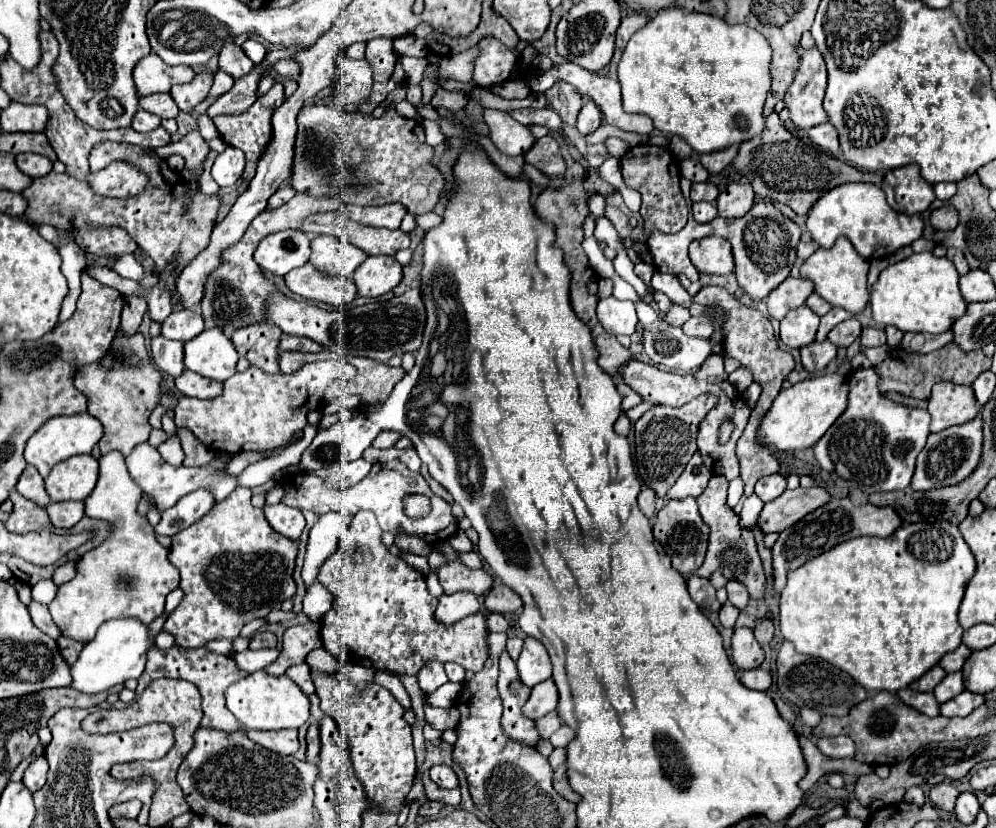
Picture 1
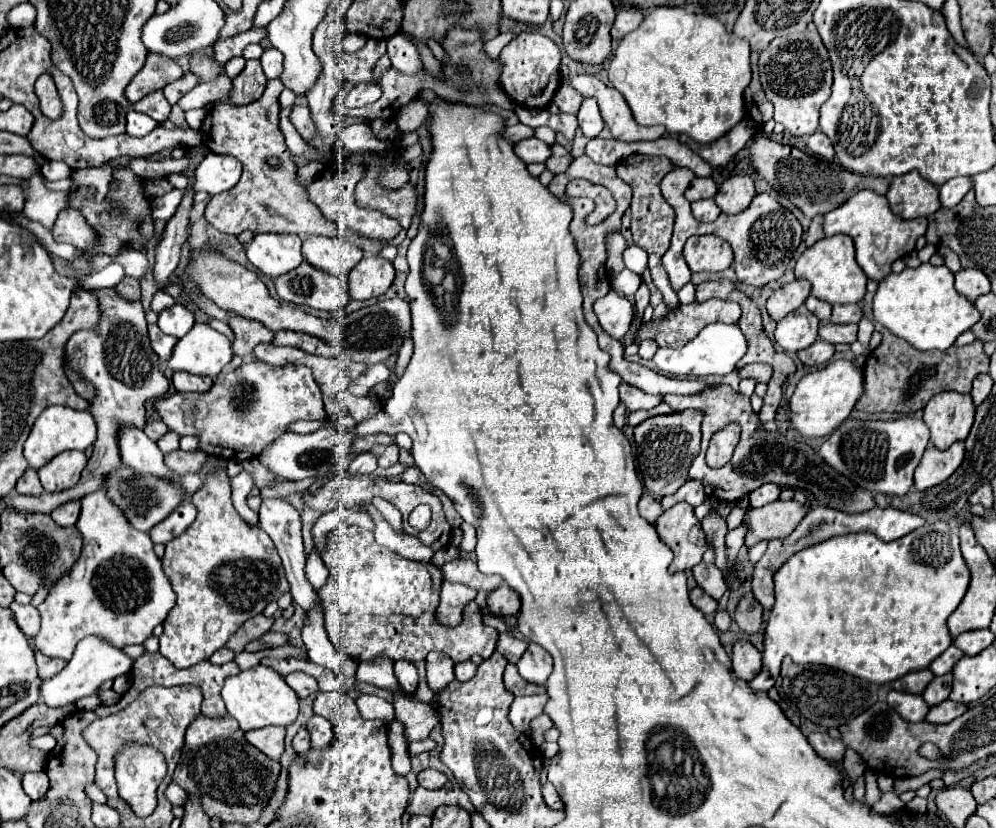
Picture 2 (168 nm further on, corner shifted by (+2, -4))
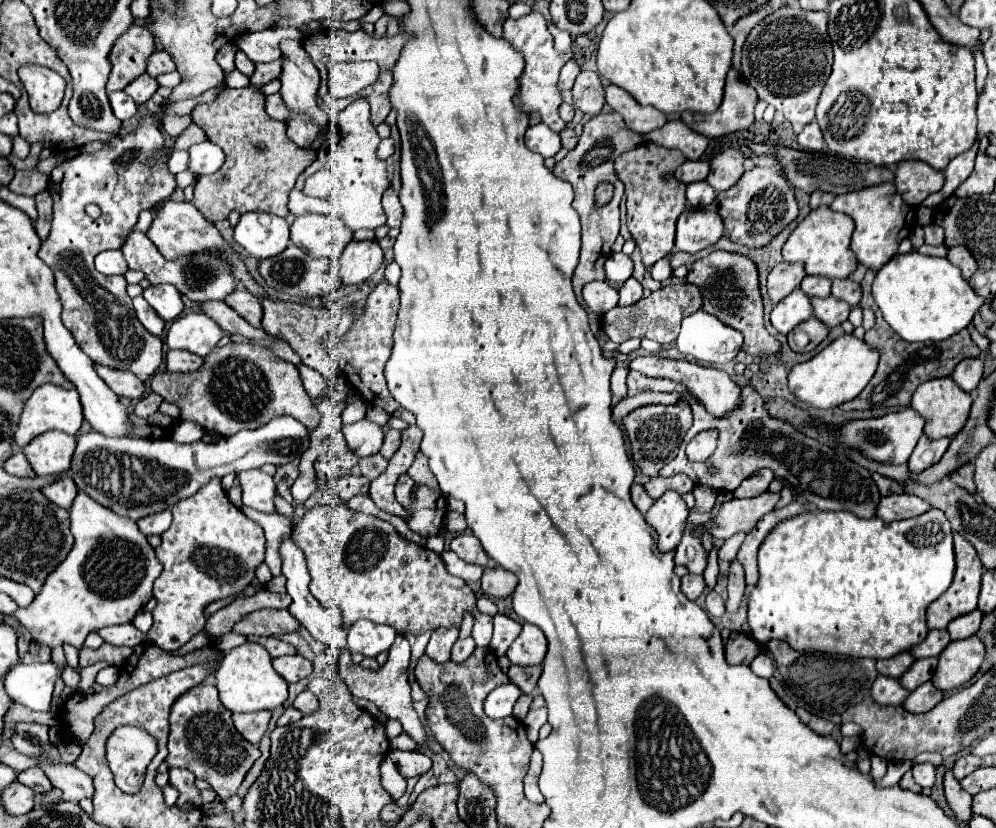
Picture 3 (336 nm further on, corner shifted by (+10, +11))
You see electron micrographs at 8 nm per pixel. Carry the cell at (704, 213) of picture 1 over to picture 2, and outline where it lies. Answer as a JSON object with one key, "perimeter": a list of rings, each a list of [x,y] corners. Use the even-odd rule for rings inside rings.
{"perimeter":[[[703,199],[703,201],[695,201],[691,203],[693,215],[697,221],[715,221],[721,213],[721,209],[715,205],[715,199]]]}

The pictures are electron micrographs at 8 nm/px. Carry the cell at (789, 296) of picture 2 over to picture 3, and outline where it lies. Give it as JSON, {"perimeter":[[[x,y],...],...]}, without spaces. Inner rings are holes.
{"perimeter":[[[789,262],[777,264],[767,276],[767,292],[771,302],[777,304],[779,300],[783,300],[789,292],[799,288],[803,278],[805,278],[803,264],[789,264]]]}

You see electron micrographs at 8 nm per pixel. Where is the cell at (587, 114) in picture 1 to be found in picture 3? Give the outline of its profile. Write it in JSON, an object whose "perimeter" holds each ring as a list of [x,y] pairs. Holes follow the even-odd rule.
{"perimeter":[[[581,72],[573,86],[573,104],[587,116],[597,116],[605,104],[603,84],[597,72]]]}

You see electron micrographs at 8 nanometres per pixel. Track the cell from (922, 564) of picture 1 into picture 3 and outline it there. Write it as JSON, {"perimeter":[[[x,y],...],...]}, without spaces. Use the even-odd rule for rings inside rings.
{"perimeter":[[[931,508],[929,512],[909,518],[909,520],[897,520],[897,522],[883,522],[877,518],[859,518],[853,516],[853,512],[823,512],[823,510],[813,510],[813,512],[805,512],[801,516],[795,516],[793,520],[785,520],[781,522],[777,528],[773,528],[773,532],[765,538],[765,542],[759,548],[759,582],[753,588],[753,592],[749,594],[749,626],[751,626],[751,636],[753,640],[761,646],[761,652],[757,654],[757,658],[751,662],[751,670],[761,676],[761,678],[771,678],[774,673],[773,660],[769,657],[769,652],[765,650],[765,646],[771,640],[785,640],[791,644],[793,650],[819,650],[819,652],[829,652],[829,654],[845,654],[845,656],[857,656],[857,658],[891,658],[899,652],[911,650],[913,646],[921,644],[927,634],[927,618],[925,618],[925,610],[927,606],[937,600],[949,586],[955,574],[955,552],[953,552],[953,544],[951,544],[951,524],[945,518],[945,514],[937,508]]]}

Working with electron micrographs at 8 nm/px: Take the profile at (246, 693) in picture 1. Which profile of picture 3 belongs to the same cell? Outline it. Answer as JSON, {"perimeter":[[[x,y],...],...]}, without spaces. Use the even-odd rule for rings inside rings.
{"perimeter":[[[245,642],[239,648],[227,652],[215,672],[217,690],[223,706],[231,712],[255,712],[255,710],[275,710],[287,700],[287,682],[275,672],[269,652],[259,646]]]}

